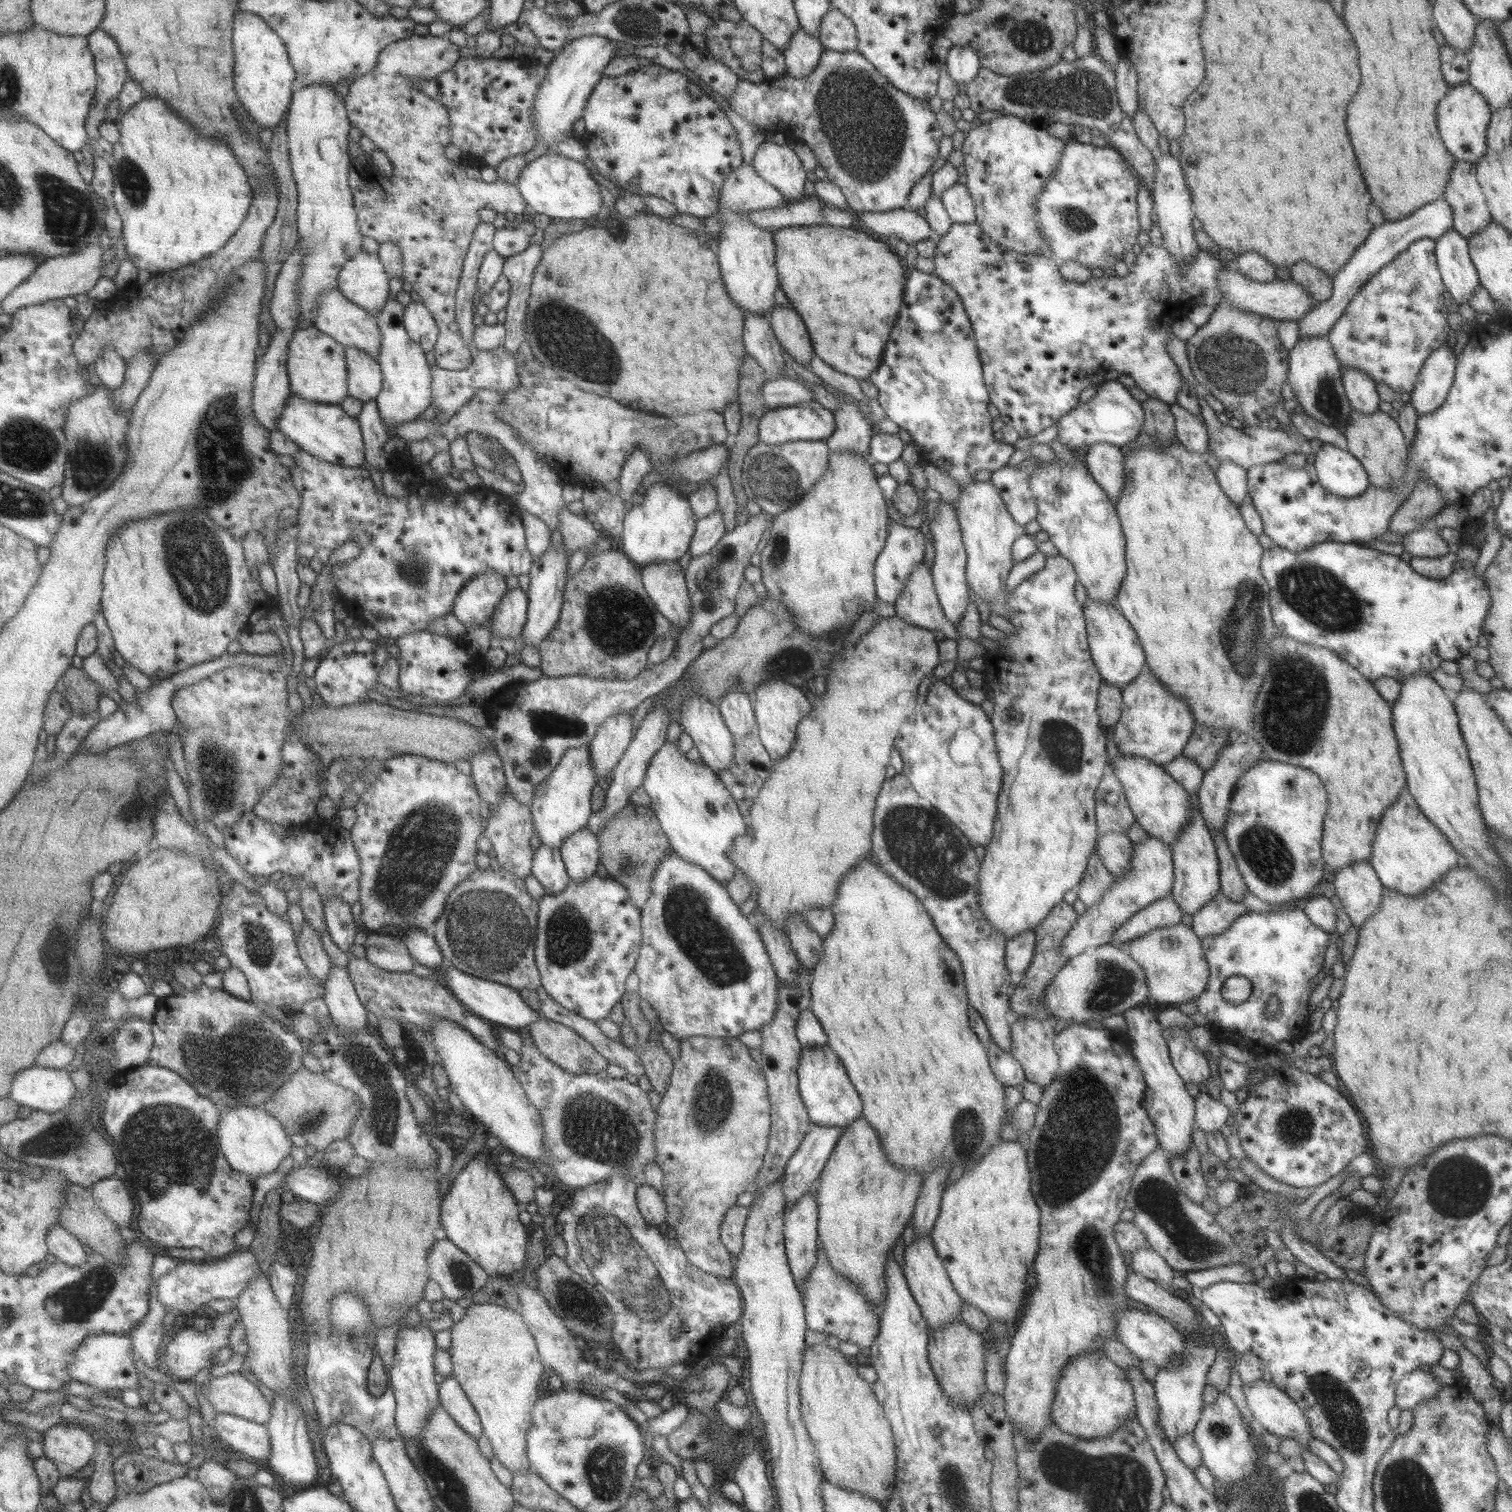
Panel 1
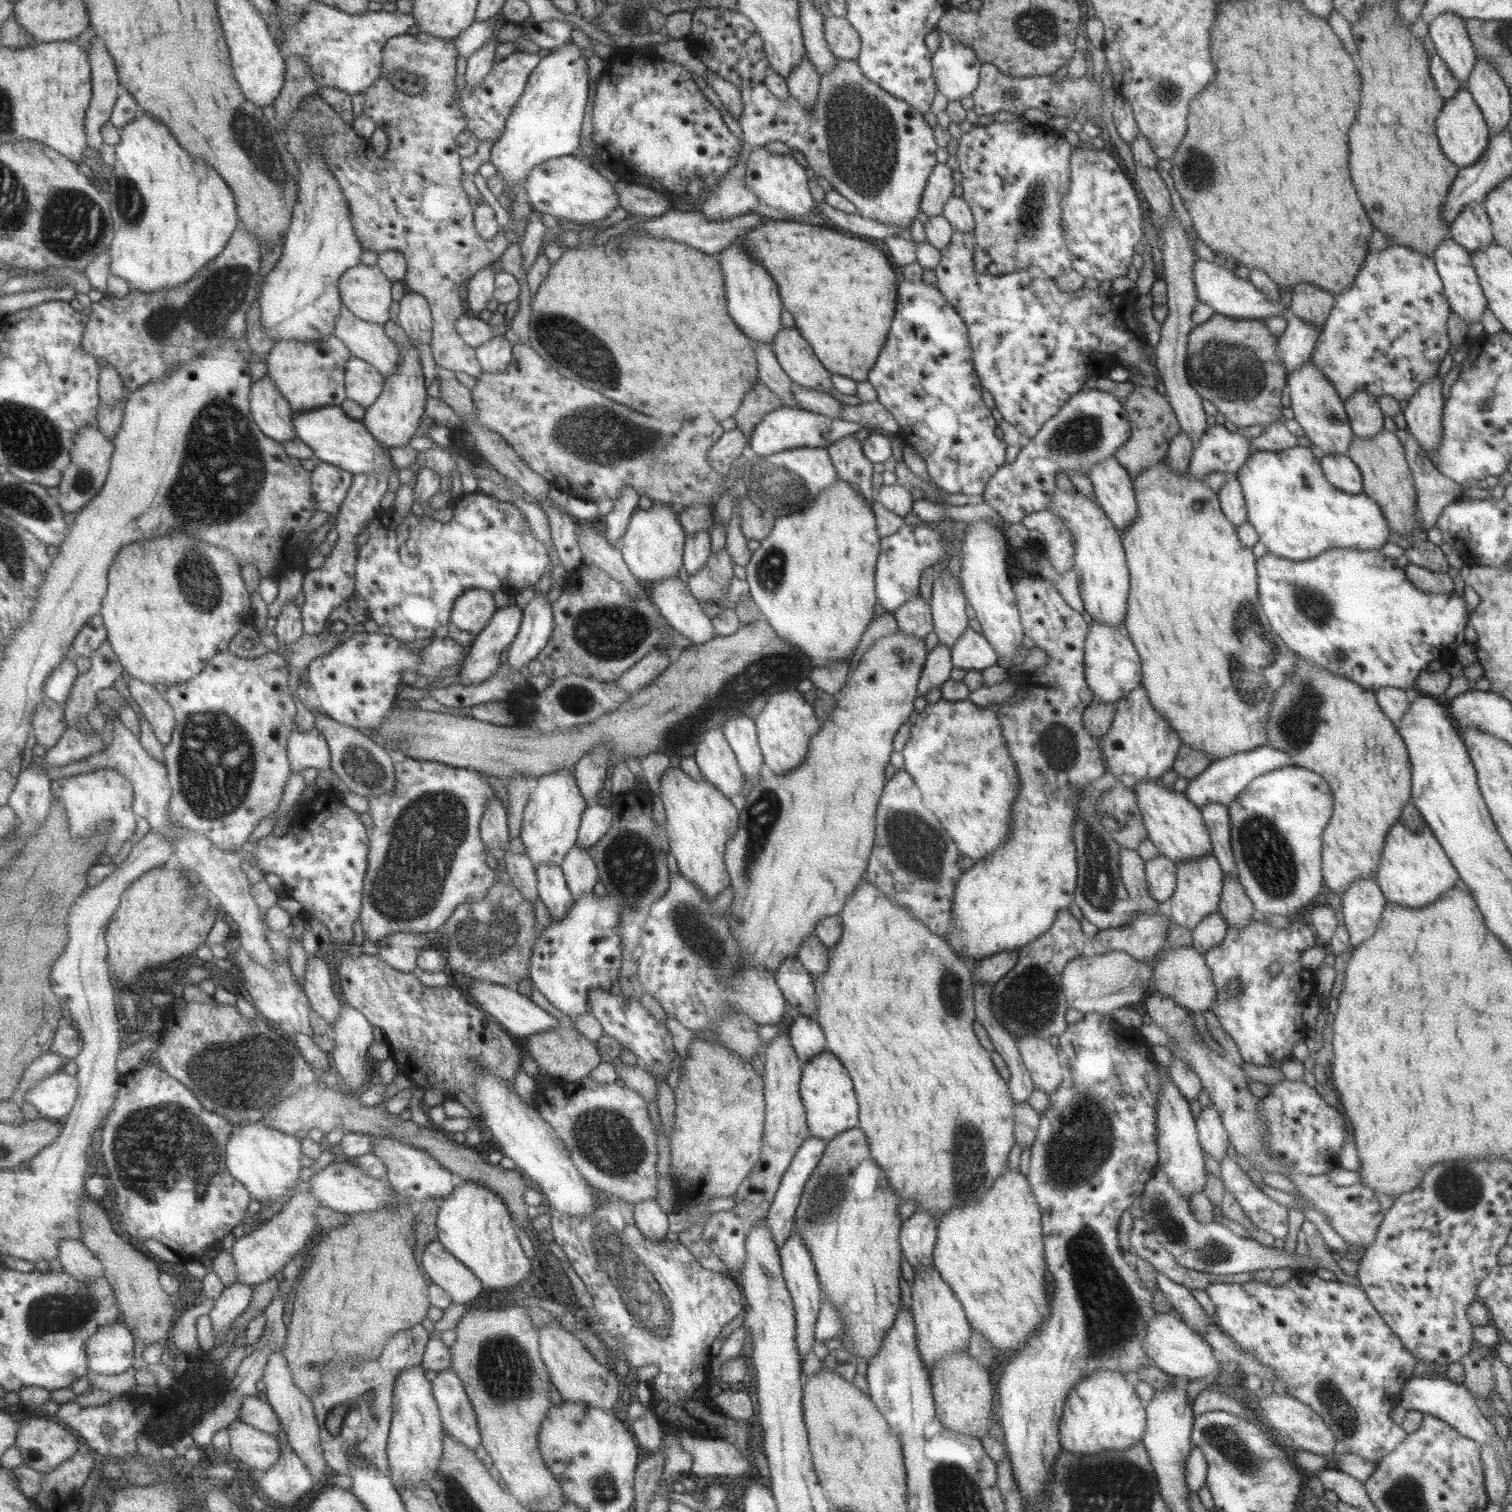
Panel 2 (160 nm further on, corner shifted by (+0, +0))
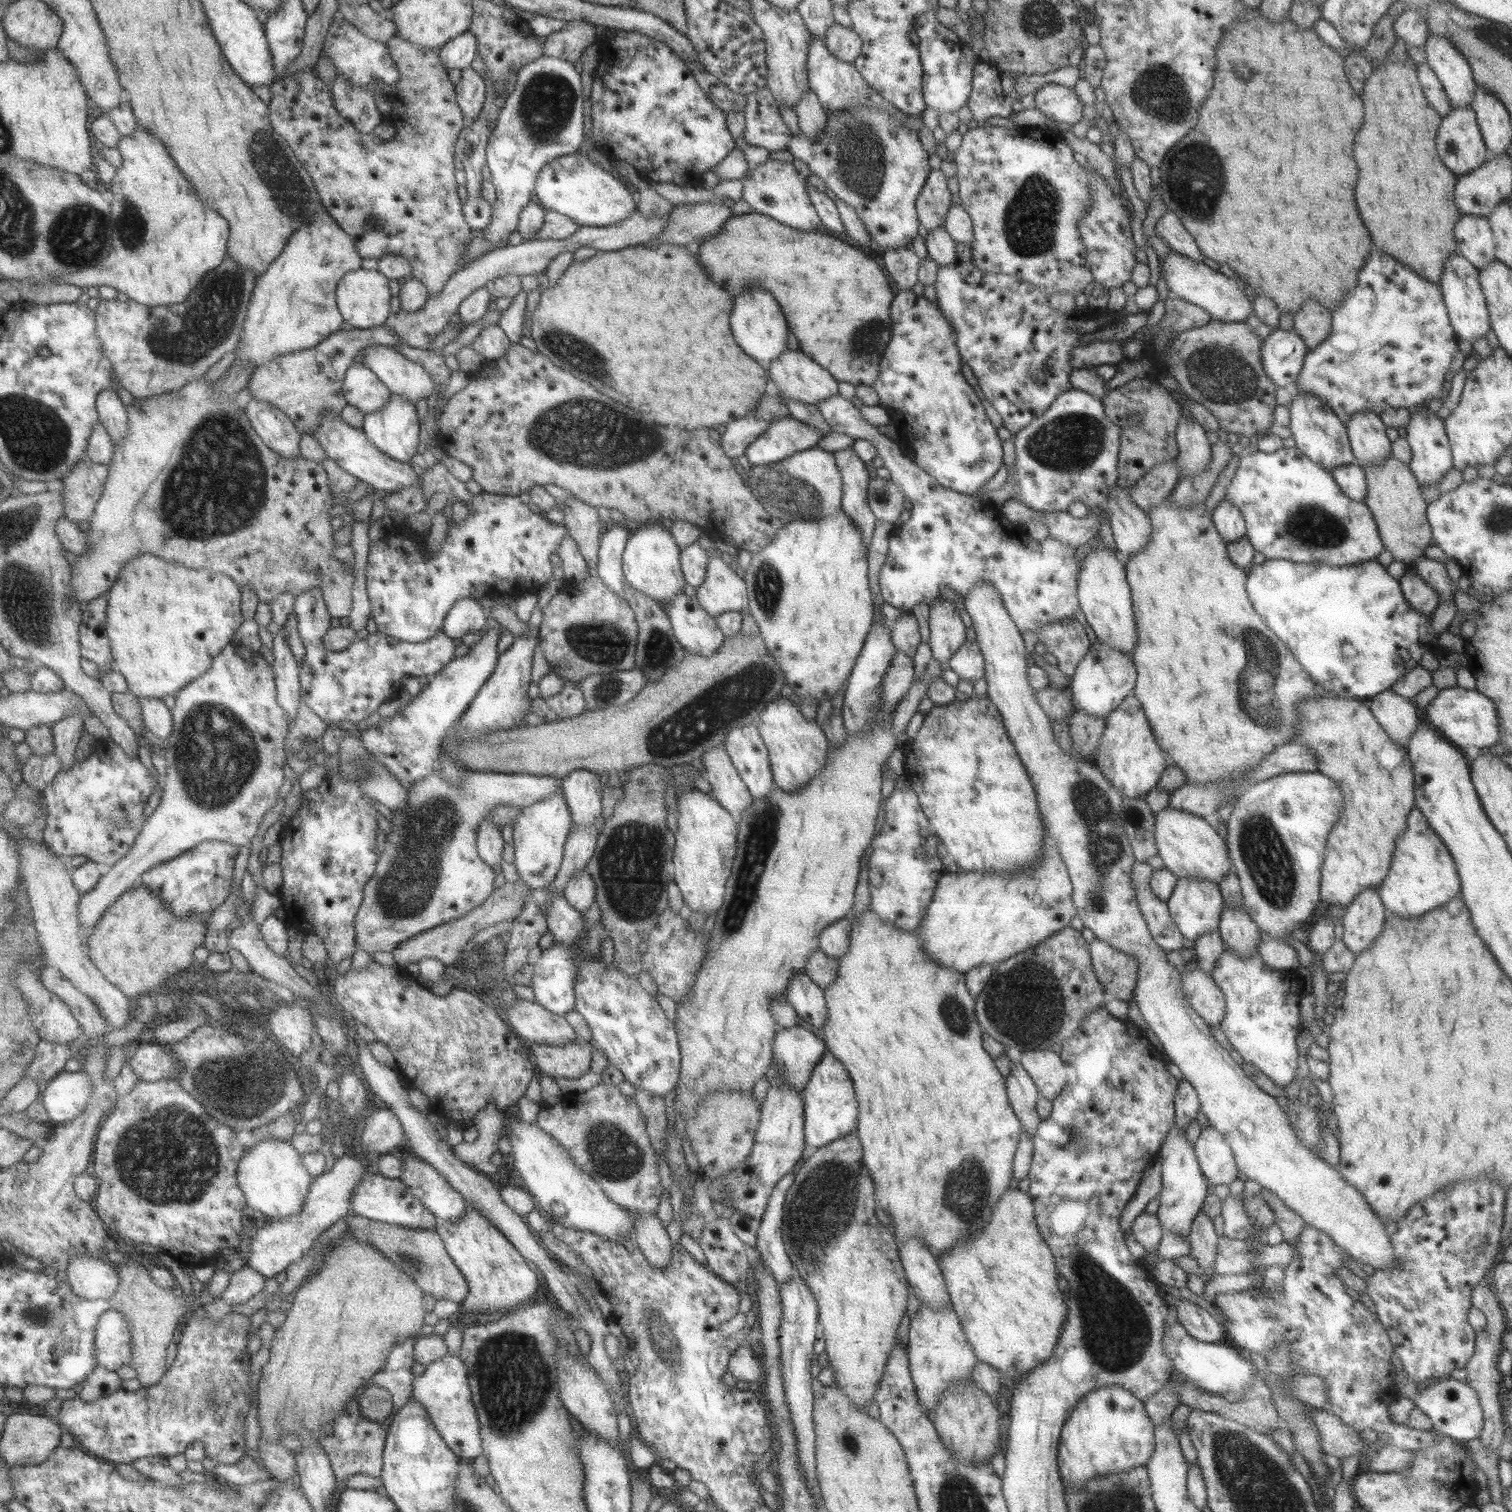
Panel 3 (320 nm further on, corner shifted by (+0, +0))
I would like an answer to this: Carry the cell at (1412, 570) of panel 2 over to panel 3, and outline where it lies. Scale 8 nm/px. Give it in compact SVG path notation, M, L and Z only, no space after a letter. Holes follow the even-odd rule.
M1411 565L1407 566L1407 571L1399 580L1405 603L1421 615L1431 615L1439 604L1439 595L1417 577ZM1409 570L1413 572L1413 575L1407 576L1406 573Z

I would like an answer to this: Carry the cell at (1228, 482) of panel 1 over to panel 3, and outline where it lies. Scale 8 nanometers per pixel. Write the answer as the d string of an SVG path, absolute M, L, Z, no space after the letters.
M1222 499L1210 514L1215 530L1225 543L1235 542L1245 536L1243 517L1236 506Z

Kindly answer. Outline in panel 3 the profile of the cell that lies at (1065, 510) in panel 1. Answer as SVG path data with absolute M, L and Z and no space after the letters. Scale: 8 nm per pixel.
M1100 538L1097 539L1099 545L1085 555L1078 572L1076 593L1078 606L1101 645L1131 657L1138 636L1134 625L1135 616L1133 616L1126 570L1117 560L1115 552L1109 550Z

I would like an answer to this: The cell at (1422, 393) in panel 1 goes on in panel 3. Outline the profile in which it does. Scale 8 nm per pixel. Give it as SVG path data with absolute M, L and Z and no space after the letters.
M1427 405L1421 407L1422 413L1421 411L1413 413L1406 427L1406 441L1410 446L1412 456L1408 467L1420 488L1441 482L1444 474L1452 467L1450 444L1441 421L1442 418L1438 417L1435 412L1429 411Z

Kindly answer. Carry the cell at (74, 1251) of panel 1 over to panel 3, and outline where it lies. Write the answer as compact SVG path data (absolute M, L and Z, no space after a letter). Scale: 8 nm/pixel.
M78 1254L70 1262L67 1276L73 1292L87 1300L104 1298L110 1301L121 1284L116 1265L106 1258L86 1254Z

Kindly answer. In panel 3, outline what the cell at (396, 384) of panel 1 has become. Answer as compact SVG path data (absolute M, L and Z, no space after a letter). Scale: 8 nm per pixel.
M390 395L390 399L385 406L364 414L361 429L367 436L370 443L377 447L389 458L397 459L399 462L410 462L409 459L416 454L420 444L420 424L415 413L415 404L407 402L400 396Z

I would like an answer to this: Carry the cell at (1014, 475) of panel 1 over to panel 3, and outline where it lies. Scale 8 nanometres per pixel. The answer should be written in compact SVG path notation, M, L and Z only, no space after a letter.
M1067 389L1058 394L1043 414L1032 419L1013 434L1016 461L1012 477L1016 482L1016 496L1019 502L1040 512L1067 511L1067 506L1079 500L1087 508L1101 506L1106 502L1107 493L1116 484L1118 470L1119 425L1106 419L1101 401L1079 389Z

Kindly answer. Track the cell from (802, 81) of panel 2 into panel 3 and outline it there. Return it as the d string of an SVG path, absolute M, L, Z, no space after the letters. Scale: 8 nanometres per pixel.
M808 88L799 103L795 104L794 112L798 121L798 130L809 139L819 139L827 121L827 113L817 102L817 97Z

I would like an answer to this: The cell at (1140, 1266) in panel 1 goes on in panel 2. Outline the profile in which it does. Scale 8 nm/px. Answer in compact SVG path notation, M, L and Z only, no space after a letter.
M1156 1272L1156 1285L1176 1310L1176 1314L1193 1332L1204 1332L1206 1326L1215 1324L1215 1320L1204 1313L1202 1306L1190 1294L1188 1288L1175 1284L1160 1272Z

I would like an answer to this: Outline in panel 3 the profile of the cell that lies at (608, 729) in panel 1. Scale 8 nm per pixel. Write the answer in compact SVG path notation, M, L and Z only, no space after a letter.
M572 770L560 779L560 790L569 809L571 828L587 828L600 818L603 789L597 774L589 770Z

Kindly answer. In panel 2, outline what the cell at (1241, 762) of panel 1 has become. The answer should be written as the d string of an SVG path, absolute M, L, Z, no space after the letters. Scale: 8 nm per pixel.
M1212 802L1199 808L1204 825L1208 830L1213 857L1219 863L1222 876L1236 876L1236 864L1230 847L1230 820L1228 808Z

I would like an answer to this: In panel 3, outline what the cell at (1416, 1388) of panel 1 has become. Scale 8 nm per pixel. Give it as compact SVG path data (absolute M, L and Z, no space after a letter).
M1451 1377L1436 1380L1418 1388L1413 1400L1414 1406L1422 1410L1432 1422L1438 1434L1445 1434L1453 1440L1464 1442L1479 1437L1484 1425L1484 1416L1479 1404L1478 1394L1466 1382Z

